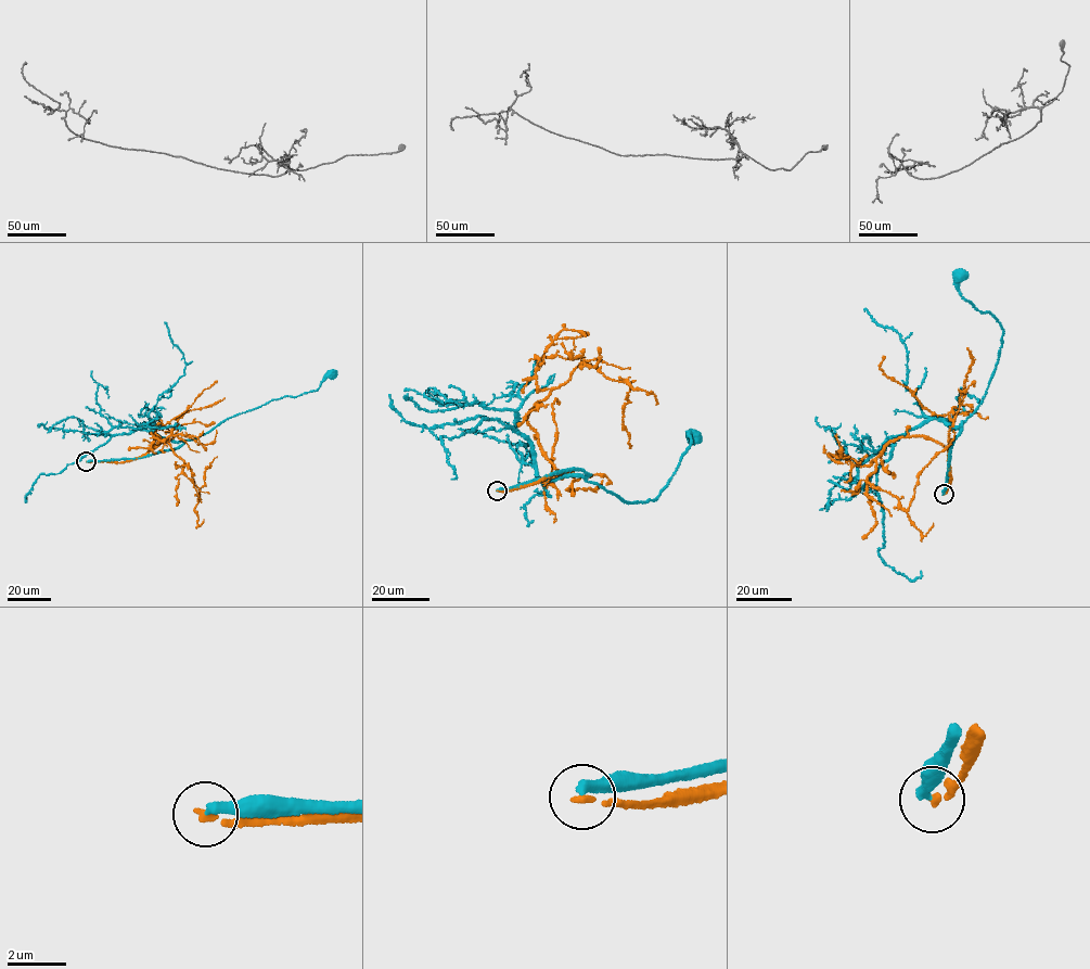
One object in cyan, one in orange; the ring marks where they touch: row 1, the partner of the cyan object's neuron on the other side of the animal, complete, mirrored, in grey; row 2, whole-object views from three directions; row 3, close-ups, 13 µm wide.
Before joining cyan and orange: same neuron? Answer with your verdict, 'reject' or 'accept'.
reject

